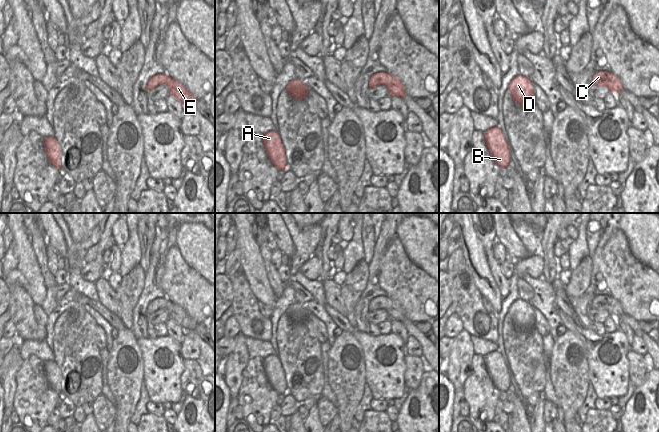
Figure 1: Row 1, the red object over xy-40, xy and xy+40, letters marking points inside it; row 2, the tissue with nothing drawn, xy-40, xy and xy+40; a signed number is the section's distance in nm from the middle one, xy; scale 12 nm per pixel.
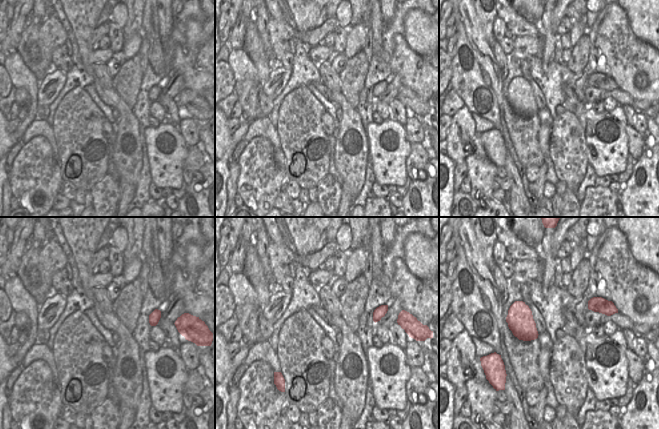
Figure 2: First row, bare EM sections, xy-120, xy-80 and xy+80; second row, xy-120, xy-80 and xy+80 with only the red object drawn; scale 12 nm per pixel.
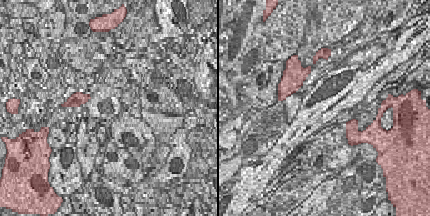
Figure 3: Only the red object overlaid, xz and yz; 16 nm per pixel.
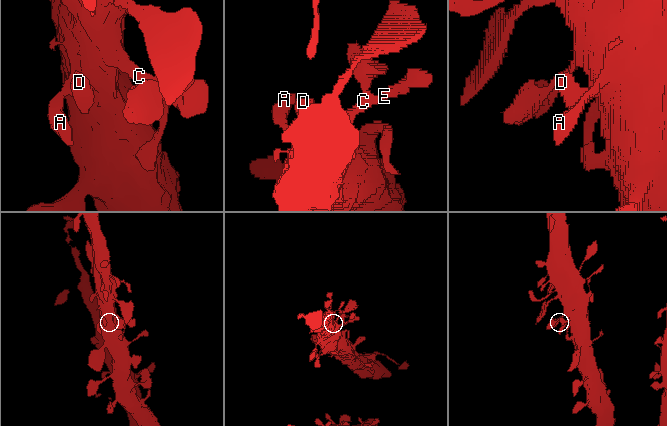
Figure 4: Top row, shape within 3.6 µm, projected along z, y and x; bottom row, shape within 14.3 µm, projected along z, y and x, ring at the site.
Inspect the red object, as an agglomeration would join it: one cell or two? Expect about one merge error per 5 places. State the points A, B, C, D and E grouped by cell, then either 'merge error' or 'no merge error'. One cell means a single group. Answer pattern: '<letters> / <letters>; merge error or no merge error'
A B C D E; no merge error

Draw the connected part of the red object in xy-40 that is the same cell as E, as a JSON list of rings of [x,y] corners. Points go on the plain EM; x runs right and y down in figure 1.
[[[157,298],[151,301],[146,309],[146,312],[147,314],[152,314],[159,309],[164,308],[169,312],[169,319],[176,321],[182,329],[195,330],[197,322],[194,321],[184,309],[169,301],[167,298]]]

